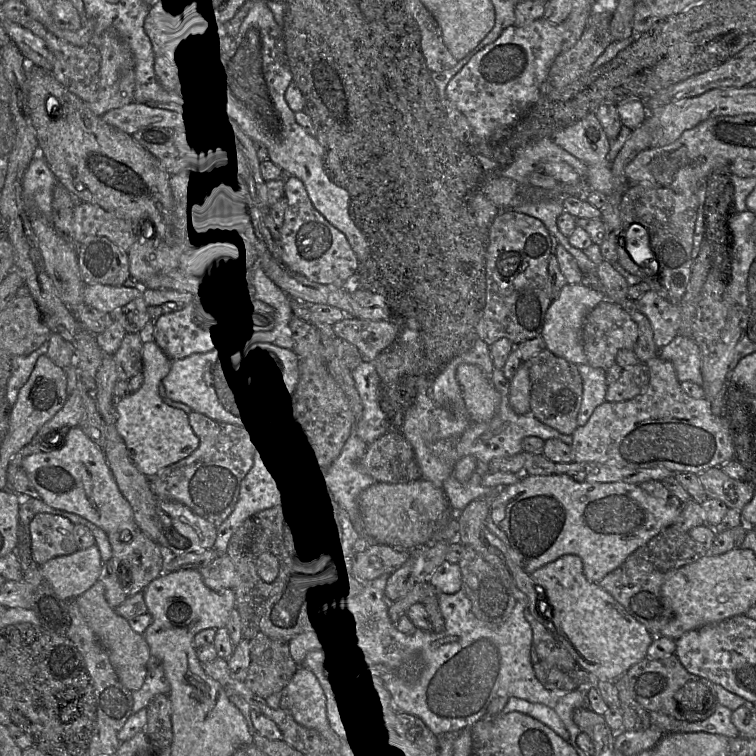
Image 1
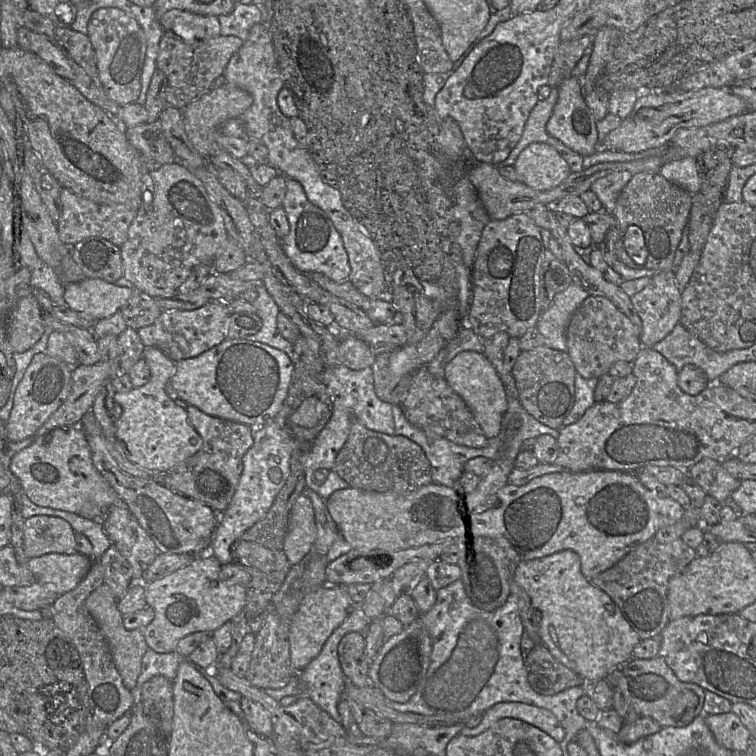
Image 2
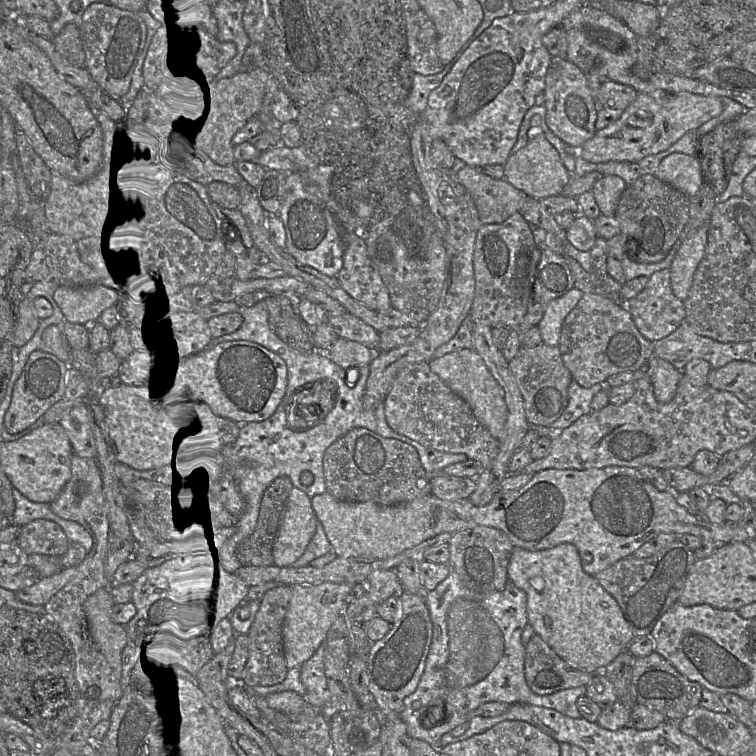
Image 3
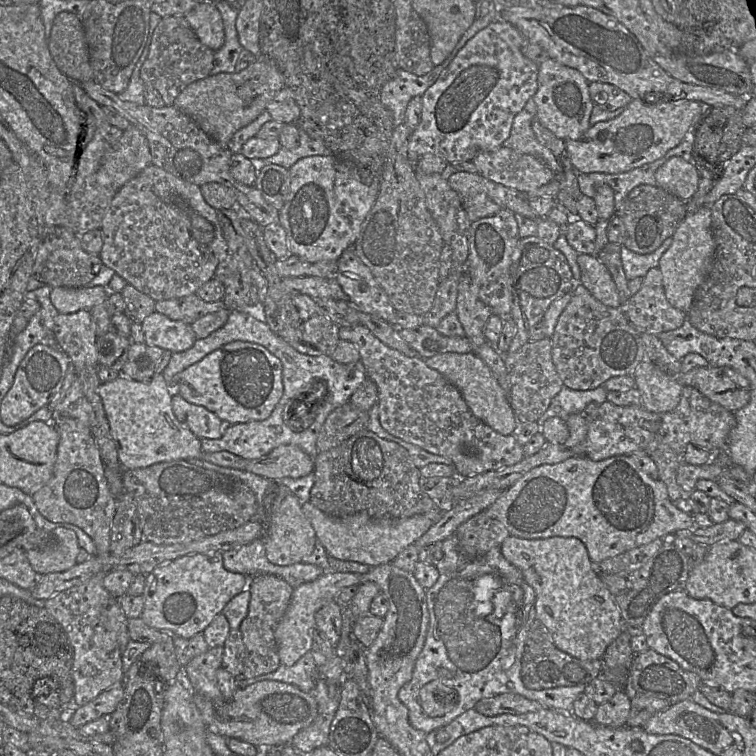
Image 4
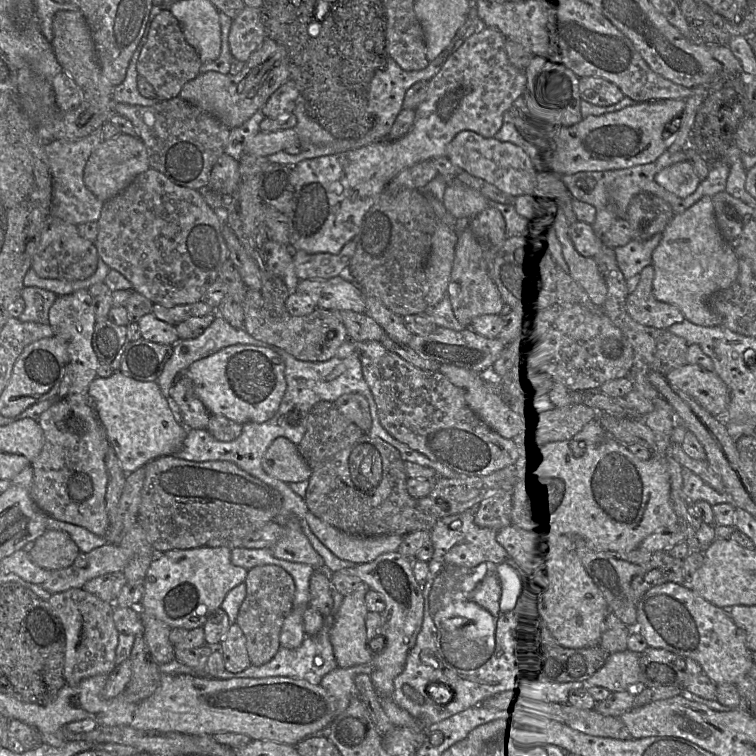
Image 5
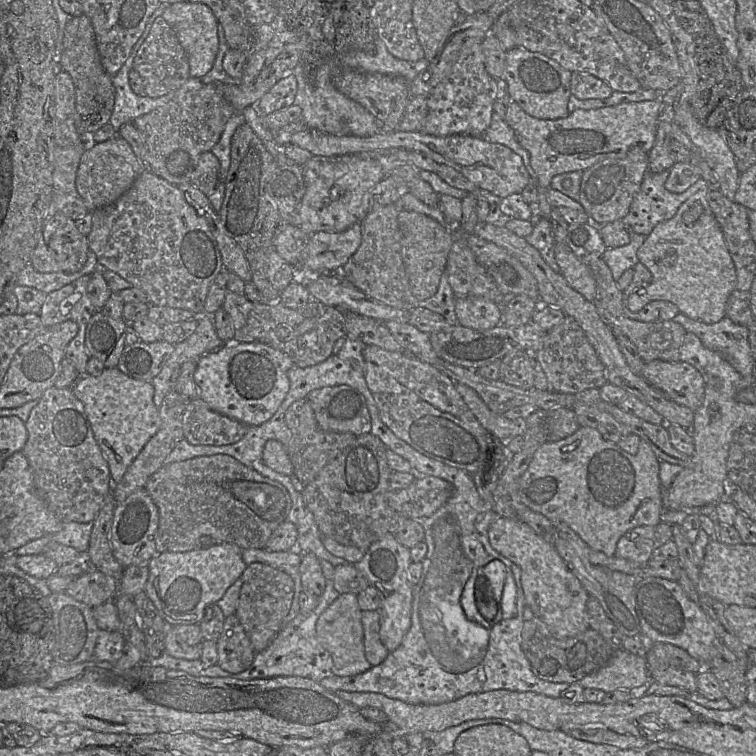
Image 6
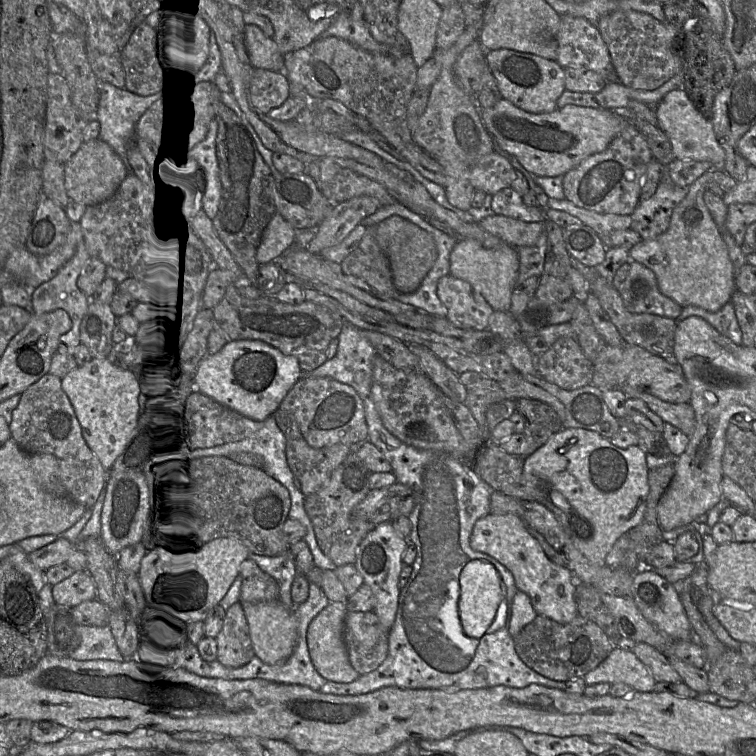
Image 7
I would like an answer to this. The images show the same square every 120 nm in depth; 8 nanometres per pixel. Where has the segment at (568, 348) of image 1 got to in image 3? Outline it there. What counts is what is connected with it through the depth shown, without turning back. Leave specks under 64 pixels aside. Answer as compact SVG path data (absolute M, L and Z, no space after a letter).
M573 287L563 296L548 303L542 319L537 324L544 344L558 346L563 322L583 294L581 290Z

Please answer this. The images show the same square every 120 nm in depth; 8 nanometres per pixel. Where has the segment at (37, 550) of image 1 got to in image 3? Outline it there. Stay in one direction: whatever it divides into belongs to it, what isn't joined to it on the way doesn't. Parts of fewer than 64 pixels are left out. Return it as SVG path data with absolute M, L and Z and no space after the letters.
M46 519L33 520L24 525L20 529L17 543L28 556L63 556L71 545L63 529Z

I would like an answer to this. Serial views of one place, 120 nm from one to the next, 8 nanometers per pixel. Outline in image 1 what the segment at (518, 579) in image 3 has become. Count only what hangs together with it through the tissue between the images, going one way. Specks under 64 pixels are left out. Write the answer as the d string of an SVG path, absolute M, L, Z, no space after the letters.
M573 554L561 556L532 572L530 577L535 584L538 597L544 593L553 608L553 617L550 621L555 627L556 638L573 657L578 667L589 672L594 680L615 681L632 665L646 657L647 649L654 640L654 636L599 584L587 580L580 557Z

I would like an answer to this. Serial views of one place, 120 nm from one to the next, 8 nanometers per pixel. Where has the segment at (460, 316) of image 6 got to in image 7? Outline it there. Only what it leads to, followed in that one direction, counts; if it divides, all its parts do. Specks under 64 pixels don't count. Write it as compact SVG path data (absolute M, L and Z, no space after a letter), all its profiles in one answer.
M451 274L441 277L437 284L437 296L447 309L446 318L460 327L482 331L488 327L493 313L492 307L485 298L478 293L468 282L455 278Z

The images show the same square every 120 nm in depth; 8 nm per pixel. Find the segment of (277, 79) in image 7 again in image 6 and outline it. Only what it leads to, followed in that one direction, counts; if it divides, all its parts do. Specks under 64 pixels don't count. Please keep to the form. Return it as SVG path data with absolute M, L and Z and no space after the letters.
M290 74L279 80L257 103L256 111L268 115L294 104L298 83Z

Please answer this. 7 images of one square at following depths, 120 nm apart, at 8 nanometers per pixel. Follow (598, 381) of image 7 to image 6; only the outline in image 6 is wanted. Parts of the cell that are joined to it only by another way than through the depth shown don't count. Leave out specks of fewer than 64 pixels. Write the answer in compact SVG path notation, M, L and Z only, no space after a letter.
M653 360L645 363L641 376L668 399L694 412L703 403L704 378L695 367L686 362Z

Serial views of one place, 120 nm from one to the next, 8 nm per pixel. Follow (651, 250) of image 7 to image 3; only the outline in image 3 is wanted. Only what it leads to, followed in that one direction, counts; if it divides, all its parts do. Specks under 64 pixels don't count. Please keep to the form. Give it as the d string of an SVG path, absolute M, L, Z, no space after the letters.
M708 223L690 233L681 243L670 270L673 294L684 301L690 293L694 274L702 261L708 239Z

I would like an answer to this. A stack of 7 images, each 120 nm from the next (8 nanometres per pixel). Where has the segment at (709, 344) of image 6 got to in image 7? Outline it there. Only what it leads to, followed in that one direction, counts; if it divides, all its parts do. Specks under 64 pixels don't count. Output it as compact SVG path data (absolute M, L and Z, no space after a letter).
M731 302L726 303L717 312L709 312L697 306L683 307L676 321L683 321L691 316L702 318L736 345L742 345L742 332Z

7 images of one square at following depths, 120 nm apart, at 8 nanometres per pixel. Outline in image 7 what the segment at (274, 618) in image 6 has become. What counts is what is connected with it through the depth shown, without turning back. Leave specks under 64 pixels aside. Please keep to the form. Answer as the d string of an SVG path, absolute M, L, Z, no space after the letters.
M247 558L242 561L238 572L241 578L239 603L260 603L278 599L277 581L263 572L253 560Z

